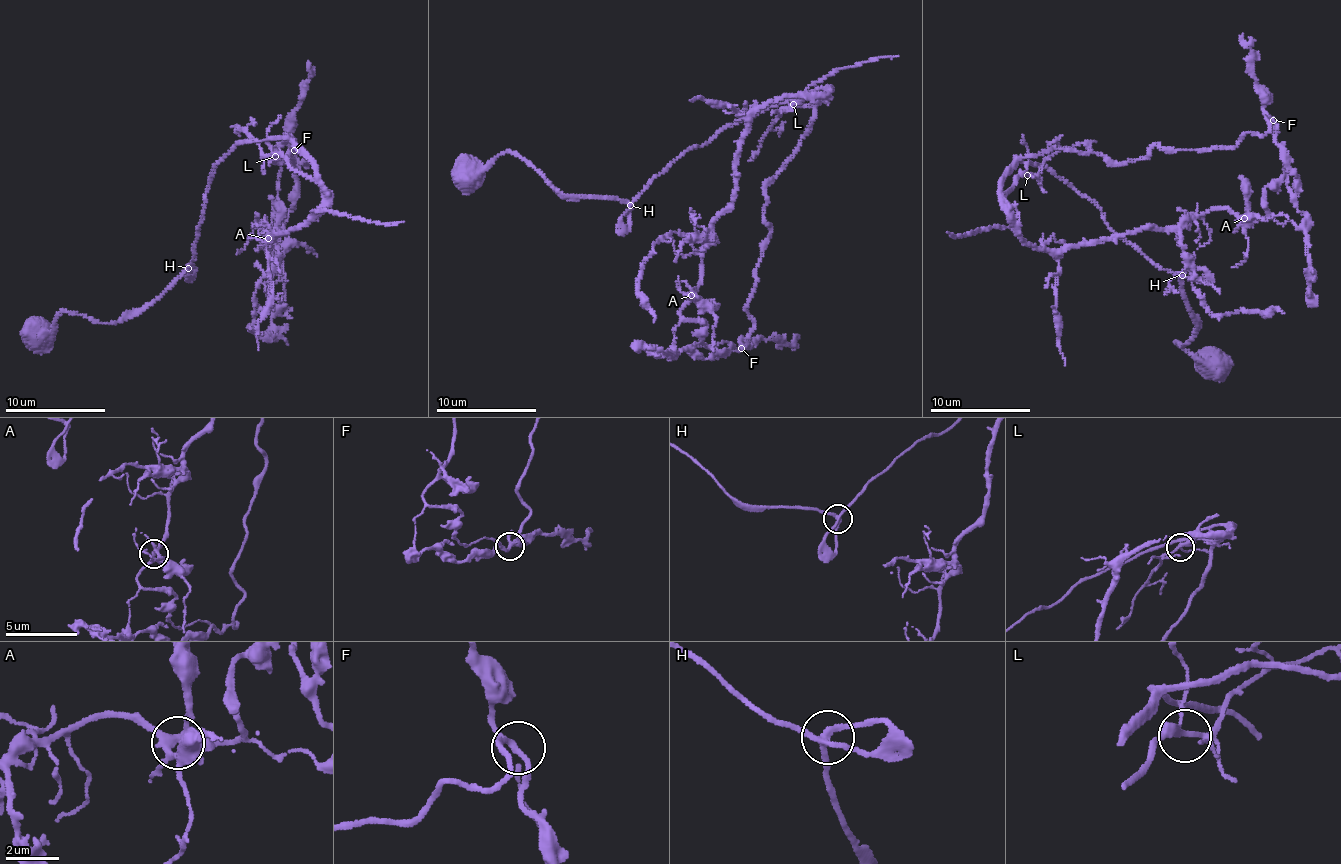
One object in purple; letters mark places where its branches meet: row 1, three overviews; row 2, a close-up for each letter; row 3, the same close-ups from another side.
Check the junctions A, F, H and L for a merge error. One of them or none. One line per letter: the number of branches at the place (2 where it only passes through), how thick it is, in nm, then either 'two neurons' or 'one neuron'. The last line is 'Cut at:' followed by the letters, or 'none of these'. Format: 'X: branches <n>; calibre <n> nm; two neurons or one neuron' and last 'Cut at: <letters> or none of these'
A: branches 5; calibre 260 nm; one neuron
F: branches 4; calibre 190 nm; one neuron
H: branches 4; calibre 200 nm; one neuron
L: branches 4; calibre 240 nm; one neuron
Cut at: none of these

